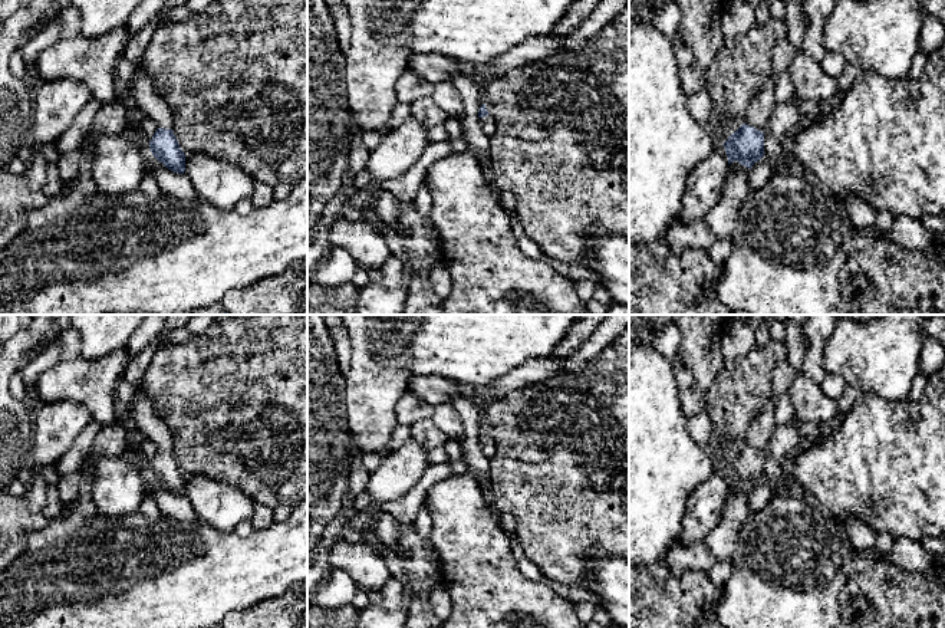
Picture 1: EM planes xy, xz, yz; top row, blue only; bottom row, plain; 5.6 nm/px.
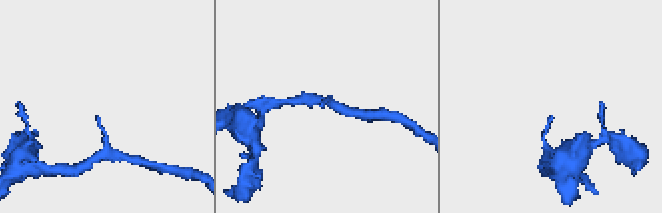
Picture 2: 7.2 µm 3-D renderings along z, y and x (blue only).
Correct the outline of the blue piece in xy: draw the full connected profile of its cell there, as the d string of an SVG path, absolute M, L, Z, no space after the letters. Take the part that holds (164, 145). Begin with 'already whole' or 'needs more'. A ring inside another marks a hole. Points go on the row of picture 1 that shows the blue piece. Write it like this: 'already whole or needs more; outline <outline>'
needs more; outline M136 65L136 72L131 85L132 96L135 98L141 112L154 119L158 129L149 141L152 155L168 170L184 174L185 154L172 132L172 114L167 102L158 95L152 79L145 70Z

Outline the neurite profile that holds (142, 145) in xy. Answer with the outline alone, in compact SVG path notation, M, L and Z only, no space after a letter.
M141 131L135 135L134 141L136 149L142 154L145 160L145 174L154 175L157 158L152 155L149 149L149 142L144 138Z

